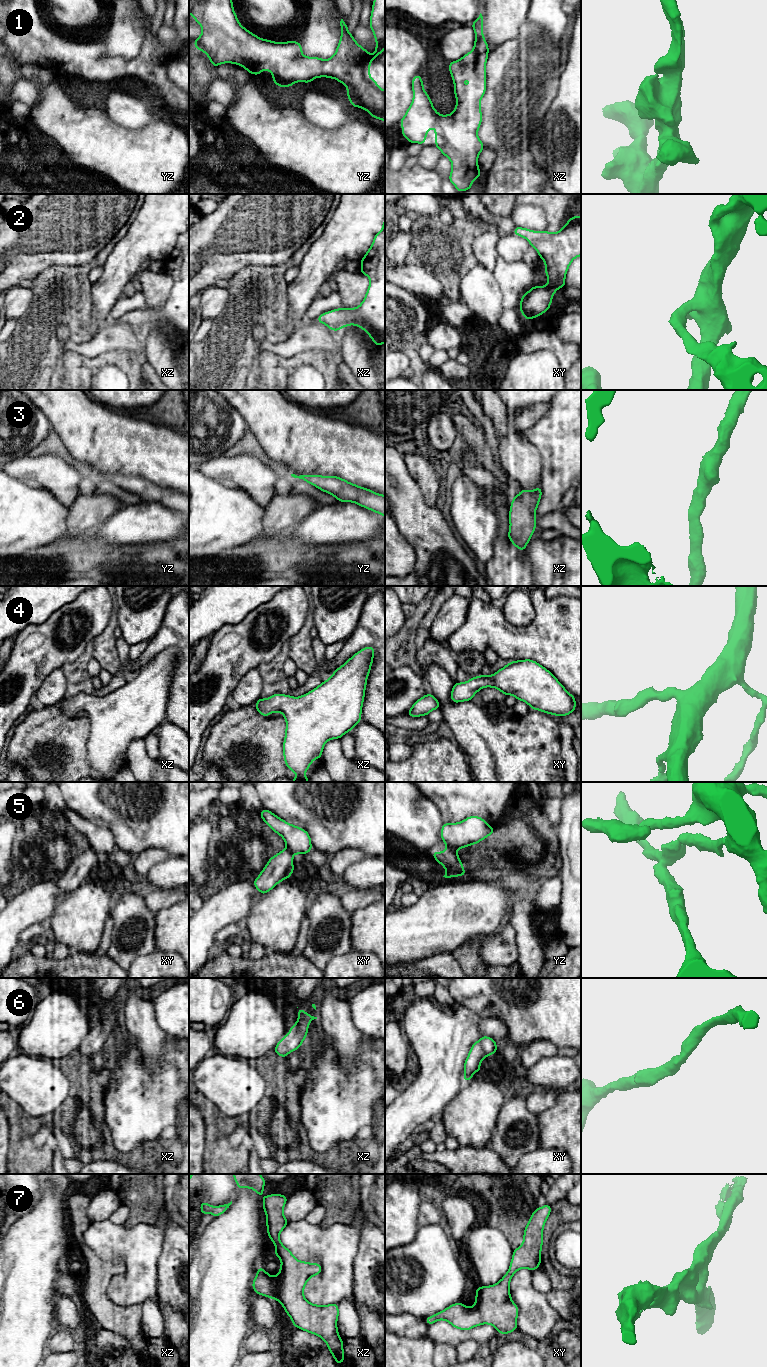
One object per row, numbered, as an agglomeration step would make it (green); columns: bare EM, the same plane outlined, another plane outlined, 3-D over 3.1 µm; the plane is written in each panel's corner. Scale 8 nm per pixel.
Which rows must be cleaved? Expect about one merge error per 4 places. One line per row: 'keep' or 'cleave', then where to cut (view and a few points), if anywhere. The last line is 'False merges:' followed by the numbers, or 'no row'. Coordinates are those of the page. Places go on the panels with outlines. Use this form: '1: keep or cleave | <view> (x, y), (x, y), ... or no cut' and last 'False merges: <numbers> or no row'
1: keep | no cut
2: keep | no cut
3: keep | no cut
4: keep | no cut
5: cleave | yz (447, 846), (455, 851)
6: keep | no cut
7: keep | no cut
False merges: 5

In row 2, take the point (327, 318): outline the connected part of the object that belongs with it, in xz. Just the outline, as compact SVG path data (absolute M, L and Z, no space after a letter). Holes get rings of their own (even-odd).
M385 218L383 227L360 260L360 273L370 279L370 285L362 303L357 308L338 308L317 317L333 331L355 325L362 328L375 346L385 343Z

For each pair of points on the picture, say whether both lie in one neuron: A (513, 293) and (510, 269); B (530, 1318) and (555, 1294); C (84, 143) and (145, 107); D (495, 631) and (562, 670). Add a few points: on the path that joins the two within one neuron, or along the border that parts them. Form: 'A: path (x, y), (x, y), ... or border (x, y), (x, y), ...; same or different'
A: path (513, 287), (513, 278), (510, 275); same
B: border (546, 1294), (546, 1300), (560, 1317); different
C: border (102, 108), (113, 120), (126, 128), (141, 129); different
D: path (512, 642), (535, 642), (546, 653); same

